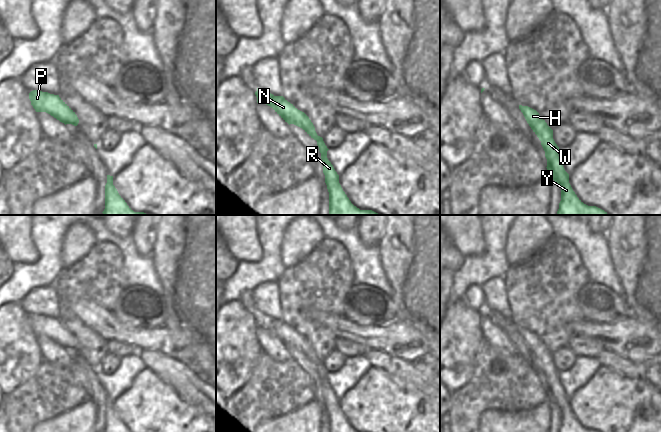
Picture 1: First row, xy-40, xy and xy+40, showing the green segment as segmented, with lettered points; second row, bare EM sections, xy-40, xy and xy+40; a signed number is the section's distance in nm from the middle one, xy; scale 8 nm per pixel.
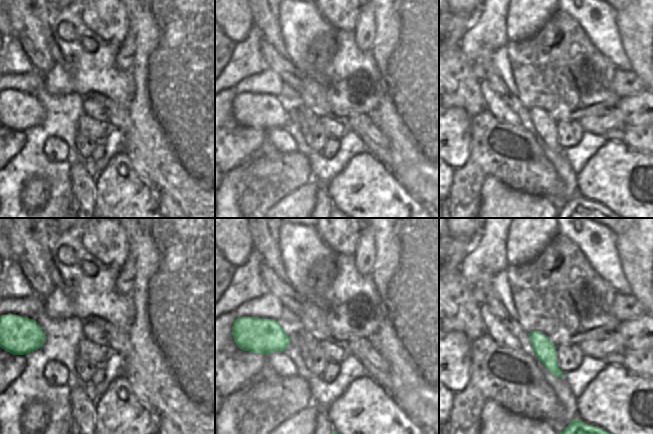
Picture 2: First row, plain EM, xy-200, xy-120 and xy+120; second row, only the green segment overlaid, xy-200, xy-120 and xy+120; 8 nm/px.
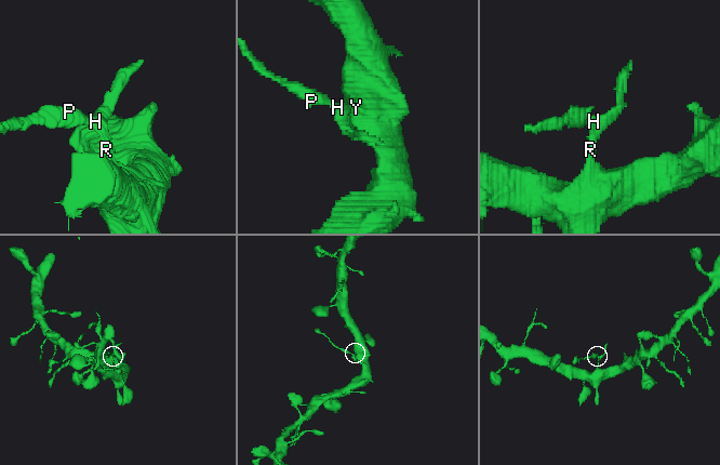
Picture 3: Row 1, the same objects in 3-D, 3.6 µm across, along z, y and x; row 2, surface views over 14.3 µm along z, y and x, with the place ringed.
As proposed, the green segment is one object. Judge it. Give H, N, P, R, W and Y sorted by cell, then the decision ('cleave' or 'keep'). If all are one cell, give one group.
groups H N P W / R Y; cleave

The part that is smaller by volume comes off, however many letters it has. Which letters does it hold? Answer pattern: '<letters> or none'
H, N, P, W

